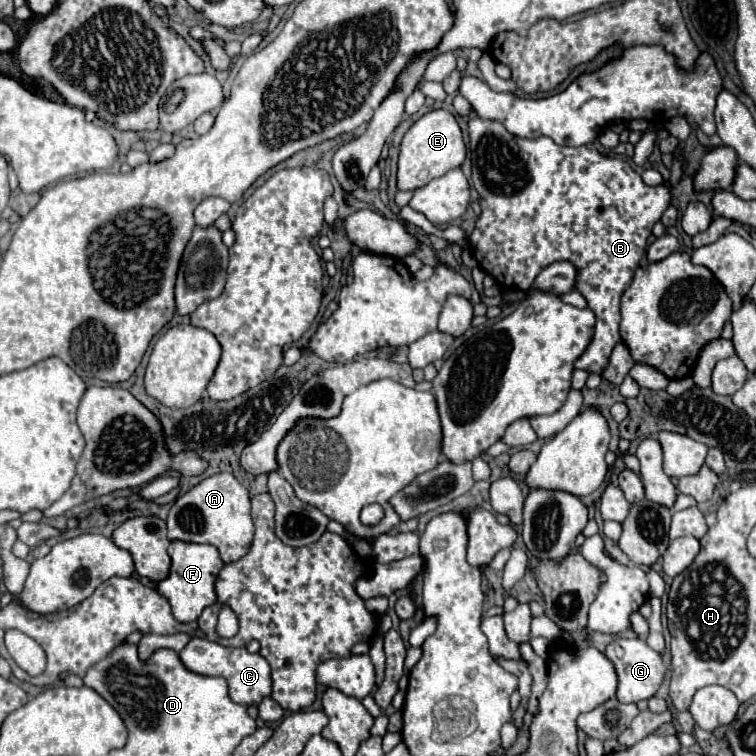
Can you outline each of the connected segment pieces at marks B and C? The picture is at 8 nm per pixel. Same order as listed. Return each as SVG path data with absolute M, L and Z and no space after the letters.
M480 117L468 121L468 133L472 185L480 195L482 207L476 227L468 237L478 265L490 273L502 289L528 291L530 283L544 267L556 261L570 261L578 271L576 291L586 297L588 307L596 313L592 343L574 367L588 373L600 373L608 363L612 347L620 341L620 295L630 285L634 269L646 253L646 241L652 235L654 223L660 221L664 209L670 205L670 191L664 185L644 185L640 175L624 159L600 155L592 143L574 149L556 145L550 137L520 139L510 135L502 123L484 121Z
M192 637L190 643L180 651L182 663L200 675L218 675L228 681L230 687L230 699L234 703L240 703L244 707L248 705L260 705L262 699L270 697L272 691L272 679L270 679L270 665L268 661L258 655L258 653L248 653L244 647L224 647L214 641L202 639L202 637Z

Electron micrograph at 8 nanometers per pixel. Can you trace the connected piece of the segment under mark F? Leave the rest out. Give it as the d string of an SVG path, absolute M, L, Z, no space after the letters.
M172 541L168 553L172 557L172 567L170 567L170 575L158 583L158 593L162 593L170 601L172 613L178 621L182 623L196 621L206 607L216 603L214 581L218 577L218 571L224 567L224 563L218 555L218 549L212 545Z

